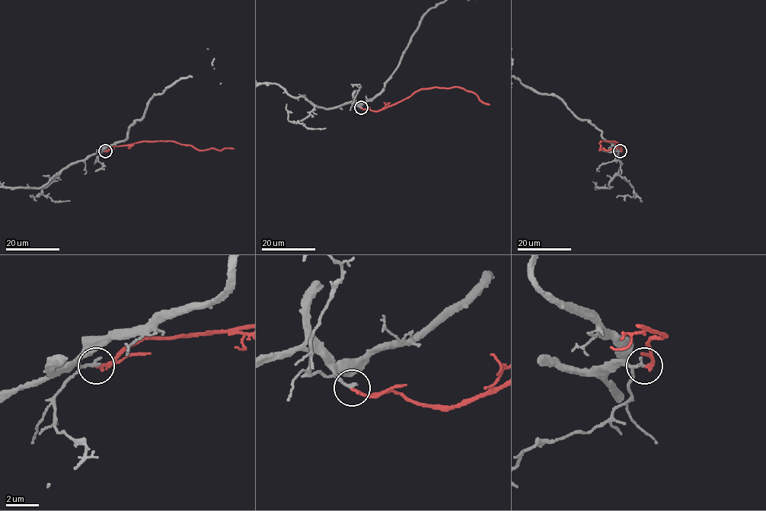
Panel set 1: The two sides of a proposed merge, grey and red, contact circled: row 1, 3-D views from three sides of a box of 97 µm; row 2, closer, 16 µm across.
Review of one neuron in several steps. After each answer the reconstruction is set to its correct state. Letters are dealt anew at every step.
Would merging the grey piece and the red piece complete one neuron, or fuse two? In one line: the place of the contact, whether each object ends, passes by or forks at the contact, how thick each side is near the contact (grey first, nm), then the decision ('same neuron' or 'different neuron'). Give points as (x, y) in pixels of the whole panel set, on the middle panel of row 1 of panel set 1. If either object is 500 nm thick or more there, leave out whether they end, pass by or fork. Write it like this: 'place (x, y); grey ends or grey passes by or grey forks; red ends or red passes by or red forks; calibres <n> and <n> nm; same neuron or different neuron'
place (361, 107); grey ends; red ends; calibres 220 and 200 nm; same neuron

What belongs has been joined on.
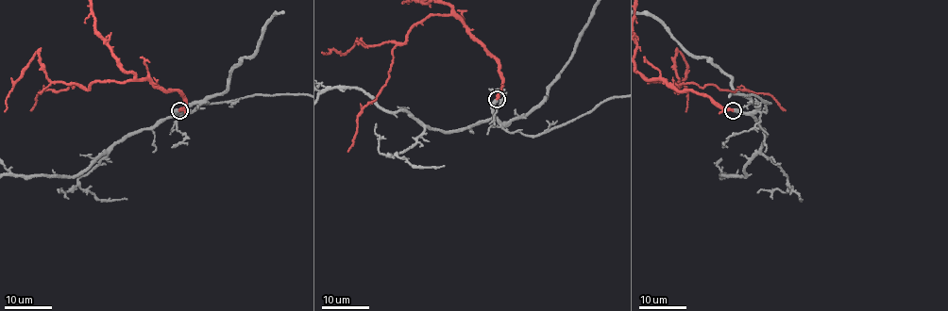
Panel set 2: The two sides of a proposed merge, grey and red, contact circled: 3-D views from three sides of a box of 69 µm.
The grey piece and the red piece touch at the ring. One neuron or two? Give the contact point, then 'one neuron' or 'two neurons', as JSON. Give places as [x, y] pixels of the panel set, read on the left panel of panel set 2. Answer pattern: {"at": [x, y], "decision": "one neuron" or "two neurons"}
{"at": [179, 110], "decision": "one neuron"}

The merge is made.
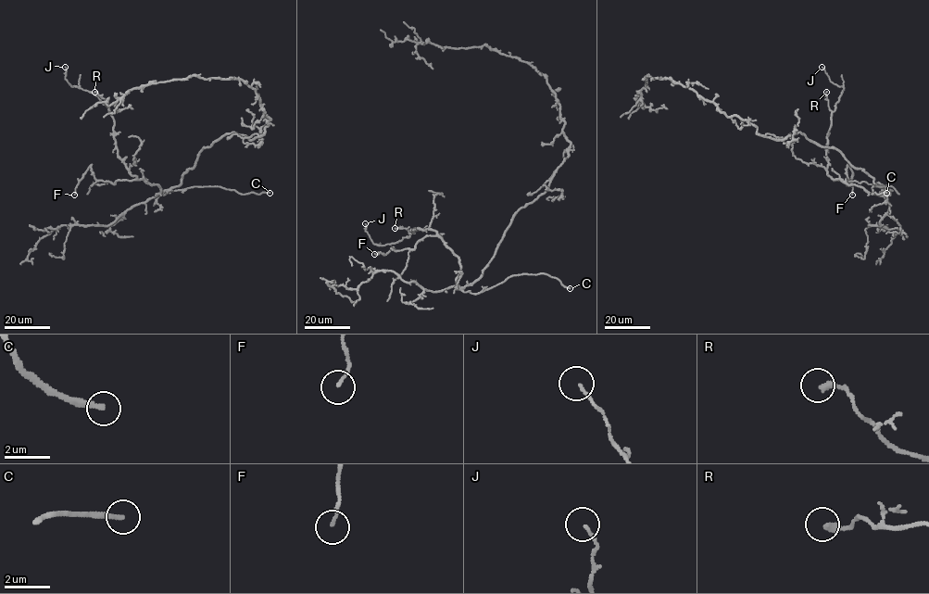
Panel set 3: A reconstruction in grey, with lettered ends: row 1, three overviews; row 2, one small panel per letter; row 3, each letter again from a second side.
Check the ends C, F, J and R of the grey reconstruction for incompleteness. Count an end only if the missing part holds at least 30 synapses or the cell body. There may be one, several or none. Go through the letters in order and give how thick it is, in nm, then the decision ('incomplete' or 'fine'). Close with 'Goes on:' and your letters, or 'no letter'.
C: 240 nm thick; incomplete
F: 120 nm thick; fine
J: 110 nm thick; fine
R: 280 nm thick; fine
Goes on: C

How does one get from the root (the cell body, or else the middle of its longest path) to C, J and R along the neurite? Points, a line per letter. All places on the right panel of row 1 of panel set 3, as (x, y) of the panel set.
C: (799, 132), (814, 143), (837, 149), (887, 195), (891, 190), (873, 186), (872, 194), (886, 193)
J: (799, 132), (837, 149), (885, 193), (871, 194), (827, 174), (831, 115), (843, 87), (833, 83), (822, 67)
R: (799, 132), (814, 143), (837, 149), (885, 193), (871, 194), (827, 174), (832, 111), (826, 92)

